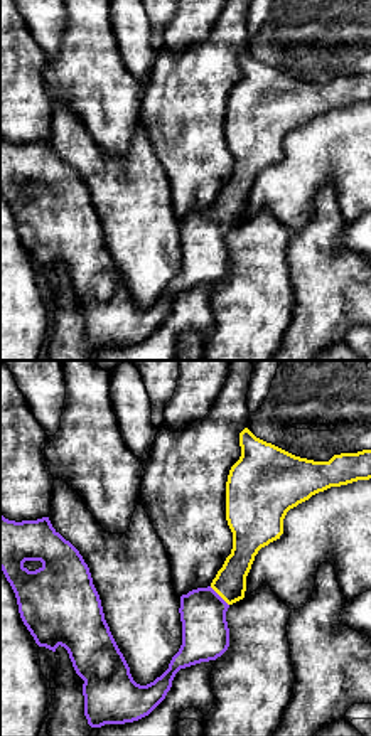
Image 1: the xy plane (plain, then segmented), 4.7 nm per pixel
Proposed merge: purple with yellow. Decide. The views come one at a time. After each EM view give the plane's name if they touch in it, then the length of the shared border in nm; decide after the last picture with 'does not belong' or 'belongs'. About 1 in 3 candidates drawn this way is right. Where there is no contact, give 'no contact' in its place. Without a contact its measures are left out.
contact in xy; length 130 nm

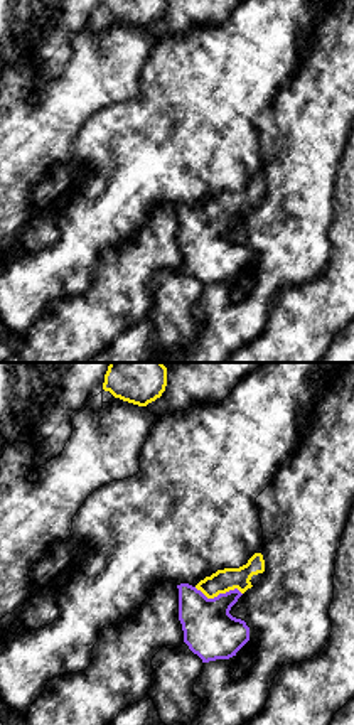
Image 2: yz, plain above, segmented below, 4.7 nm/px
contact in yz; length 240 nm

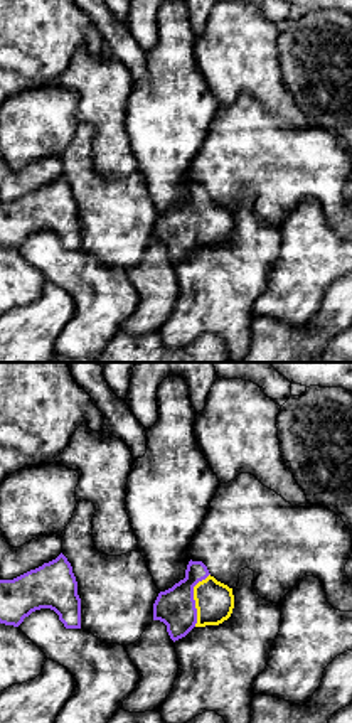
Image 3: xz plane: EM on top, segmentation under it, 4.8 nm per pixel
contact in xz; length 260 nm

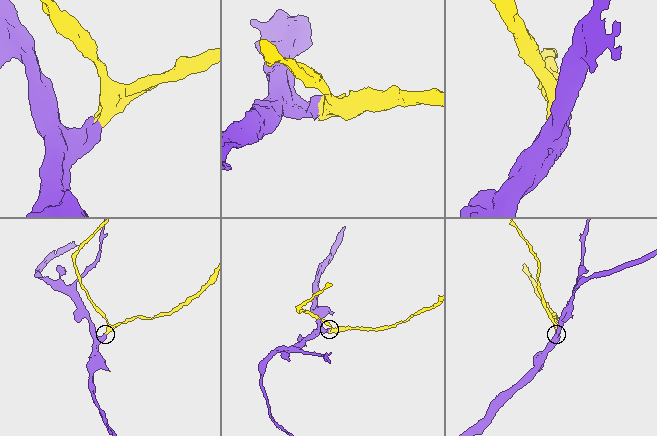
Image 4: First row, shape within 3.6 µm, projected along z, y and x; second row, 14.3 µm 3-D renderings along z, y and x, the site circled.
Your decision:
belongs

